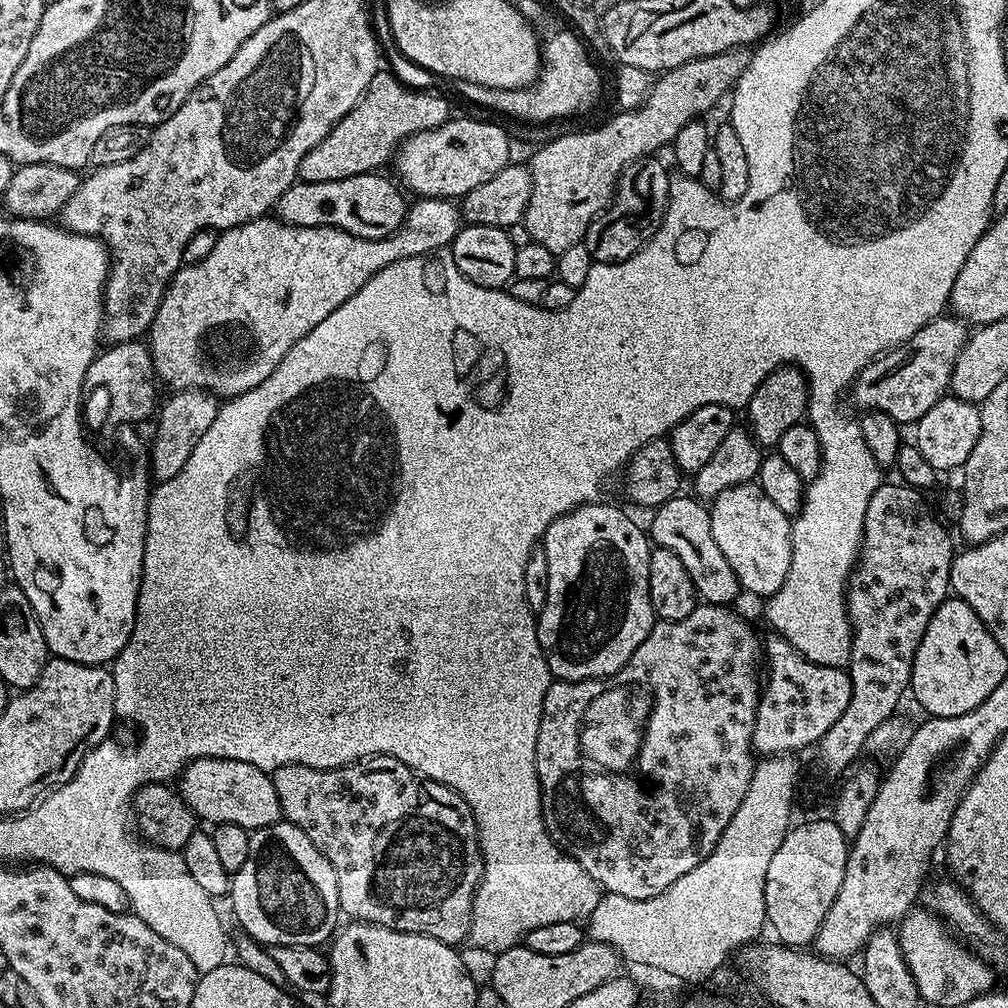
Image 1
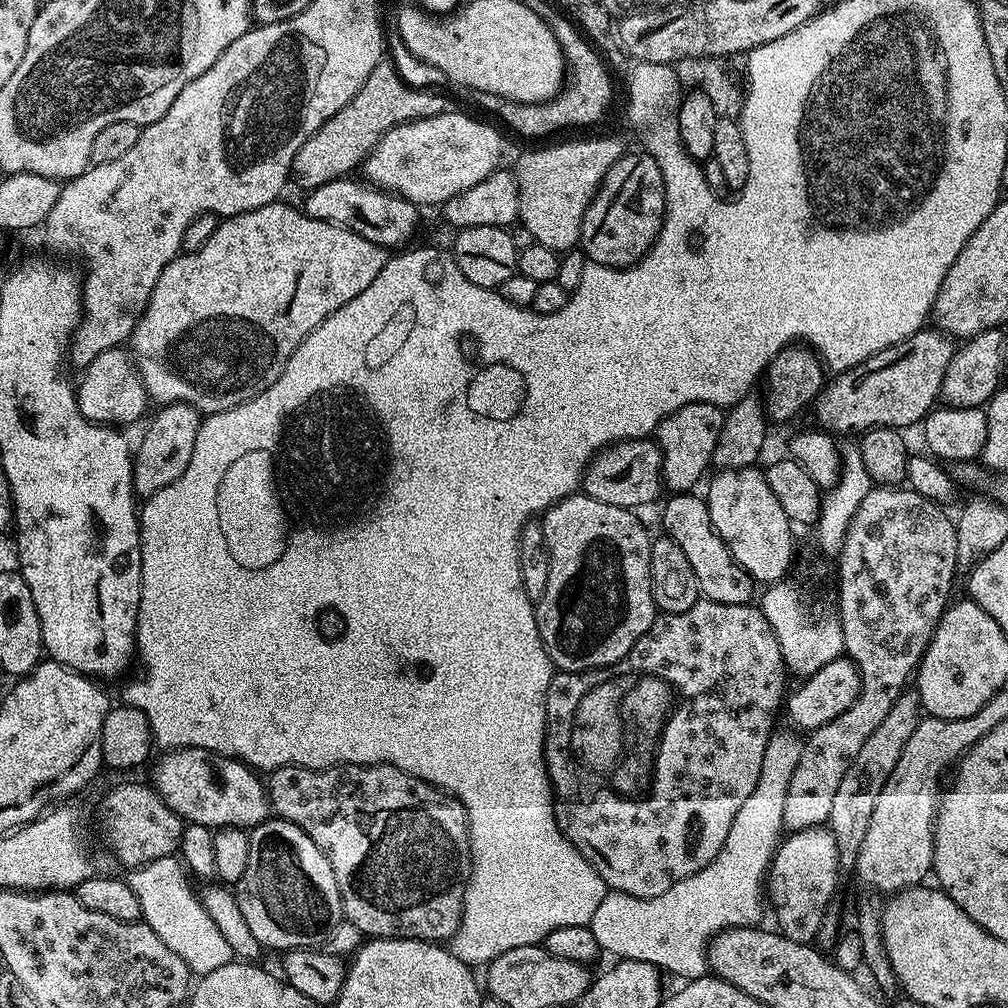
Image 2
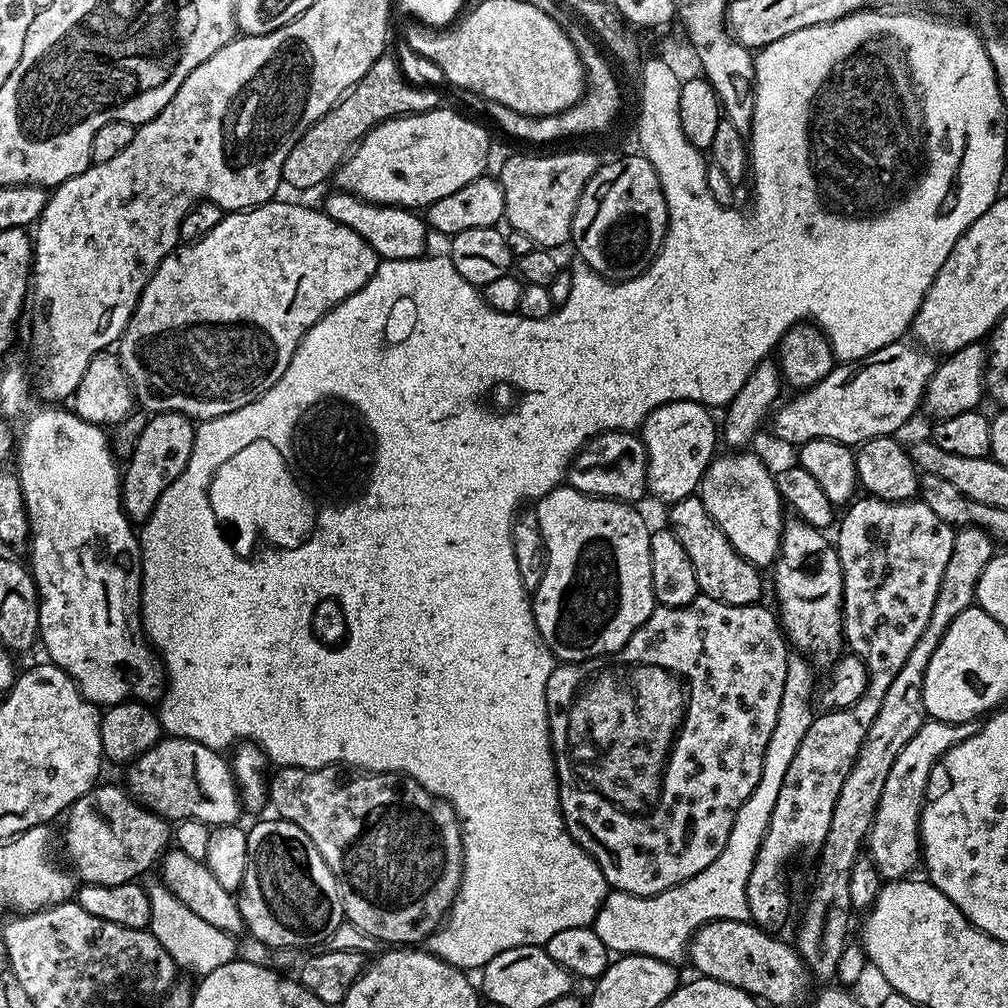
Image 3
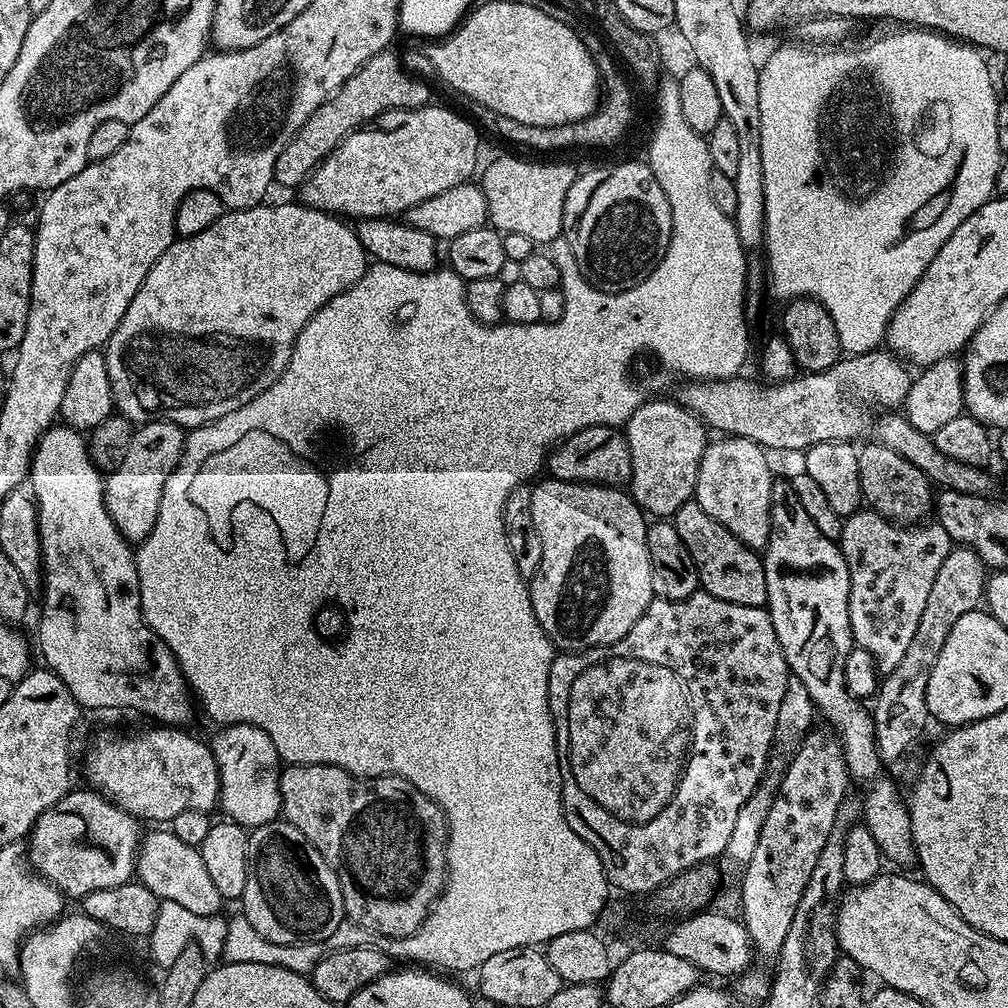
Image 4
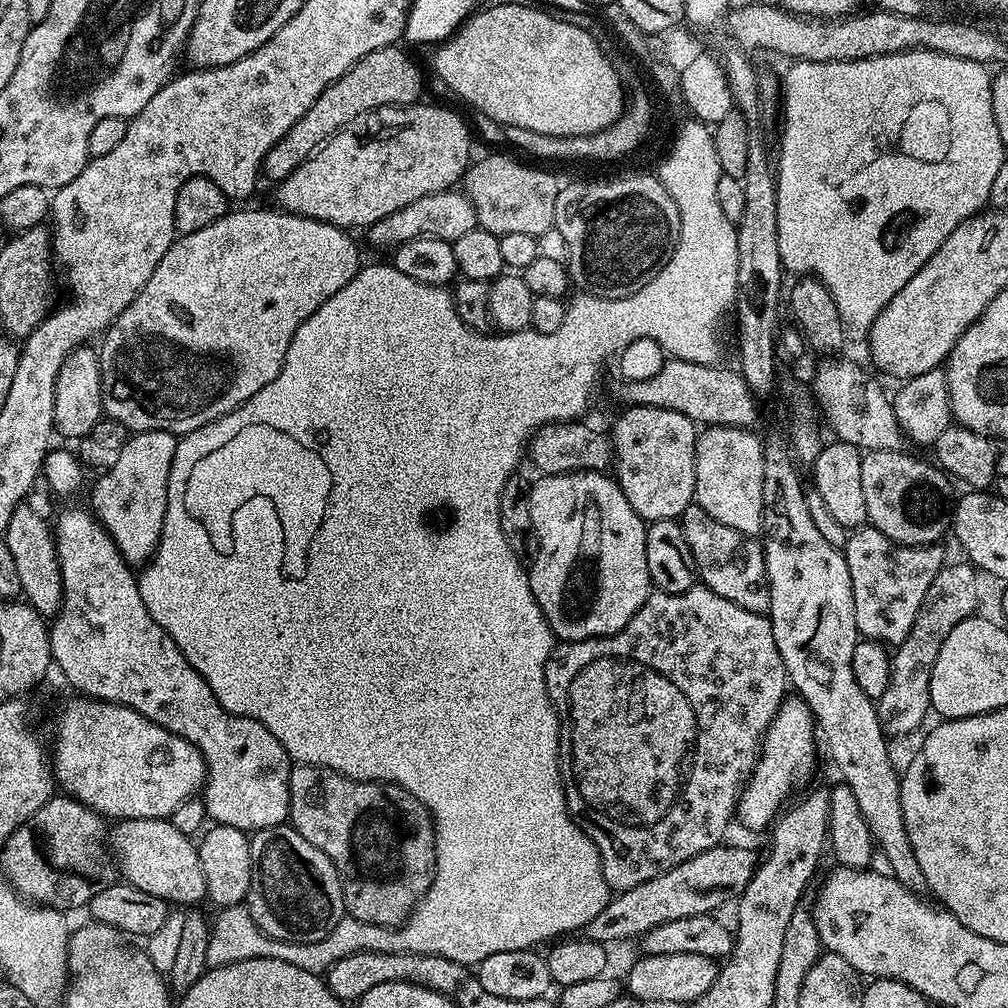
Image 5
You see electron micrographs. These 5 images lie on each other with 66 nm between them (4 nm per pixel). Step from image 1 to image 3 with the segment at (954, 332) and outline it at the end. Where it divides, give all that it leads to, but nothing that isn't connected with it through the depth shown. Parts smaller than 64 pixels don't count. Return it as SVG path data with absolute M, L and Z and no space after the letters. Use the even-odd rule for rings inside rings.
M897 342L874 350L861 360L840 362L822 382L797 391L793 400L775 409L776 432L788 444L833 440L849 446L865 444L875 436L892 436L923 405L924 392L938 360L915 343Z

